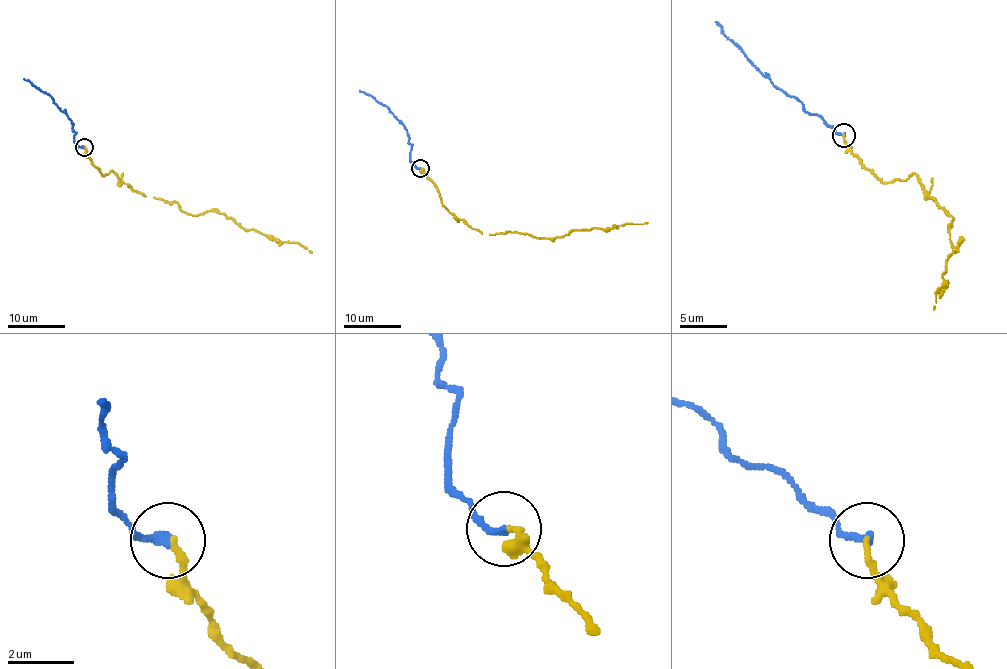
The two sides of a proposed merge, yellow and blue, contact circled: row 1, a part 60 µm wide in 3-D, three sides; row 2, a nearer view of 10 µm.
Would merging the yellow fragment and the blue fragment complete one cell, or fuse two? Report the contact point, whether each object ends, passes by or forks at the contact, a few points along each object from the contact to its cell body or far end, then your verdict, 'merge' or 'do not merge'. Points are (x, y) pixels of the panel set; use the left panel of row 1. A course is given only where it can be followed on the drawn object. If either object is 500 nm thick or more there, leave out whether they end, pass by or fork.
at (84, 147); yellow ends there; blue ends there; yellow runs (85, 147), (102, 174), (112, 171), (136, 192), (175, 201), (193, 215), (218, 211), (312, 252); blue runs (83, 147), (75, 142), (76, 132), (70, 119), (49, 95), (23, 78); merge

